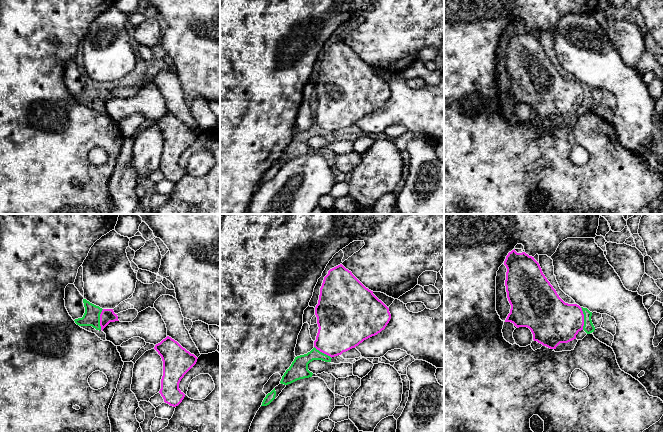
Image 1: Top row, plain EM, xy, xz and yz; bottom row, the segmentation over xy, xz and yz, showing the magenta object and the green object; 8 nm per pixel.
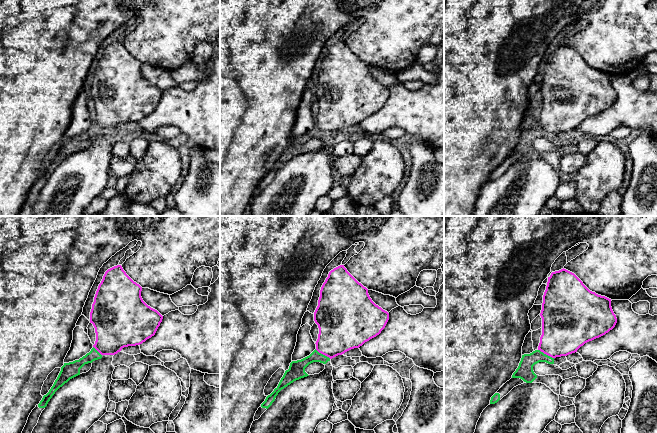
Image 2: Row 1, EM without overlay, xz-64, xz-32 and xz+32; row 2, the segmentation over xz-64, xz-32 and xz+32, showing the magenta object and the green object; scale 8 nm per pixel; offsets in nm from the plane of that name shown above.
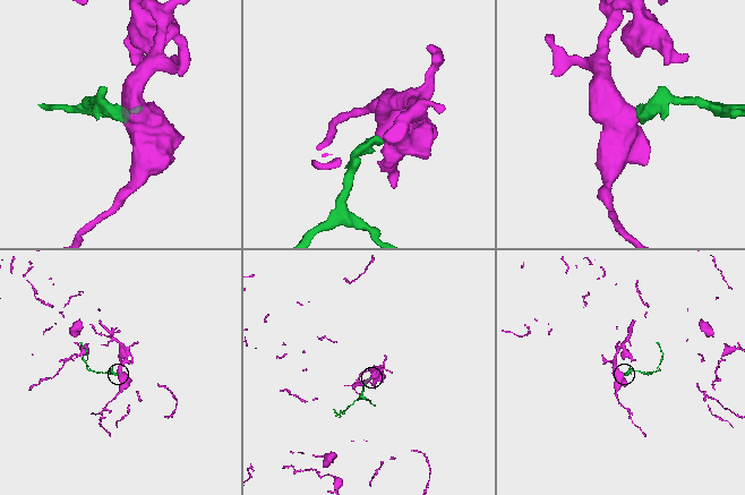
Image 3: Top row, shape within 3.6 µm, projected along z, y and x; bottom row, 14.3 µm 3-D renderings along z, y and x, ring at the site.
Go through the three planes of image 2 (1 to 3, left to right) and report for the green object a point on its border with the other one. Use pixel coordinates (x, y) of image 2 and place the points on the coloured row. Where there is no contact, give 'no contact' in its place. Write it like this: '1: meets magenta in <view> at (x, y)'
1: meets magenta in xz-64 at (97, 350)
2: meets magenta in xz-32 at (323, 354)
3: meets magenta in xz+32 at (546, 354)

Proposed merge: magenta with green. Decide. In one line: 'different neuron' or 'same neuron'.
same neuron

